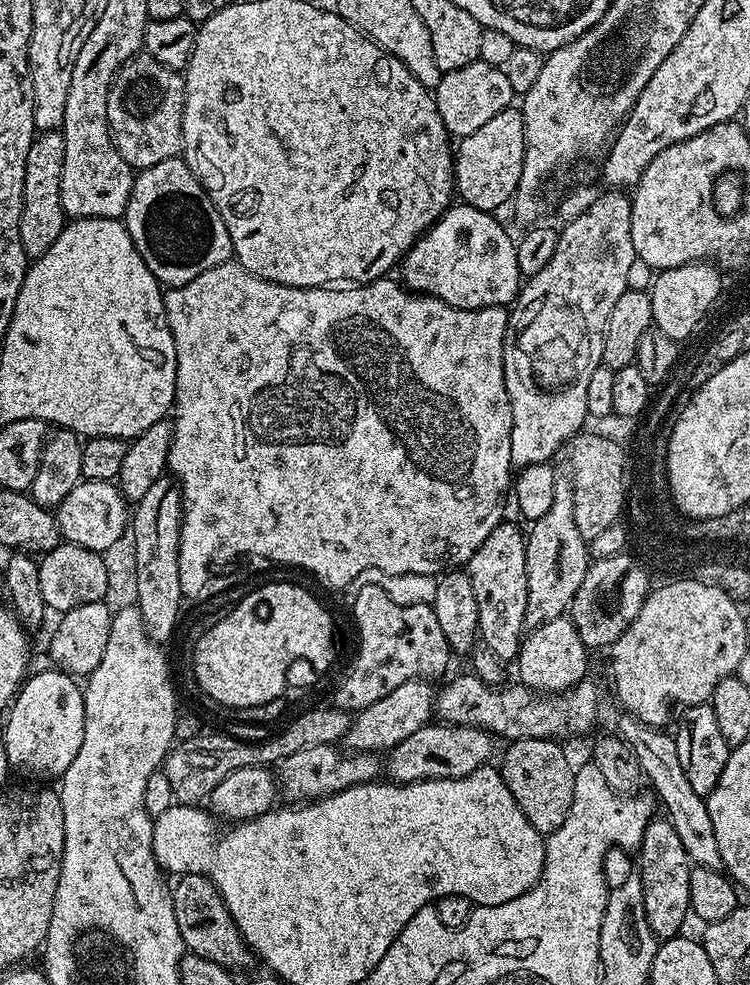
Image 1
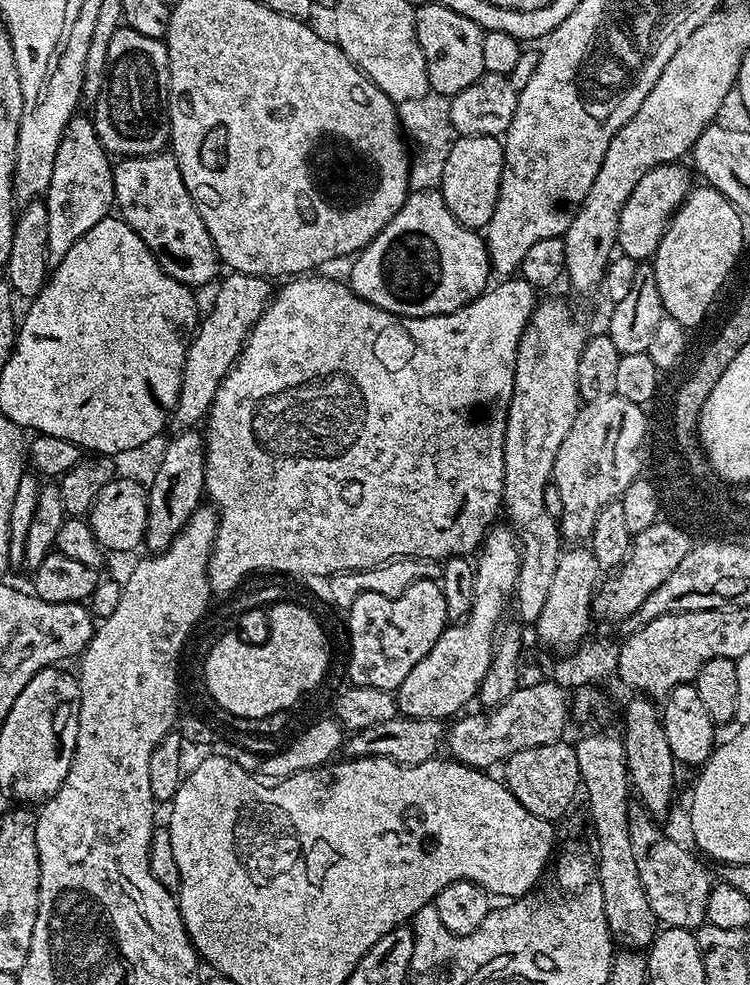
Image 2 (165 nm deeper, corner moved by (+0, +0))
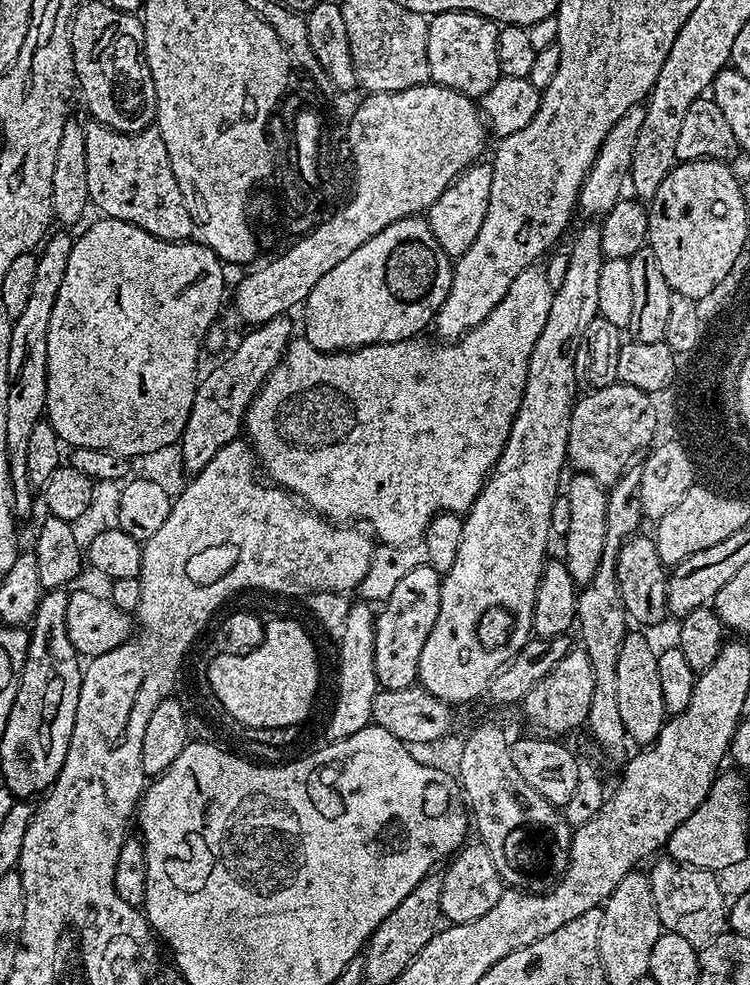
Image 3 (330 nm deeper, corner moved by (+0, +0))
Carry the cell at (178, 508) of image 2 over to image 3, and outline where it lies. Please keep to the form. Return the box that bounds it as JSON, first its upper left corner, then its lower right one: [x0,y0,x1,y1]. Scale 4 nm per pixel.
[178,315,293,473]

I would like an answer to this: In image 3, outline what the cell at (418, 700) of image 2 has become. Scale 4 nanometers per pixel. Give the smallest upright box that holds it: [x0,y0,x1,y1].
[419,222,606,706]

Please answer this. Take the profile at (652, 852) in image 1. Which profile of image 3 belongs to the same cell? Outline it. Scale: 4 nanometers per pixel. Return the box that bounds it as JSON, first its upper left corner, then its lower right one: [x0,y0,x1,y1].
[618,630,666,746]

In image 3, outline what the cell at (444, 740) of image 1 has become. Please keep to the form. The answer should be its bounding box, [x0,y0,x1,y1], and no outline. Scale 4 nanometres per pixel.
[522,650,594,734]

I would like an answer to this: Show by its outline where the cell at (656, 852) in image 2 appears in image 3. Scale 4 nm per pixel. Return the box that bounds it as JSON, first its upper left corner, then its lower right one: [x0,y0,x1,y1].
[647,858,726,950]

